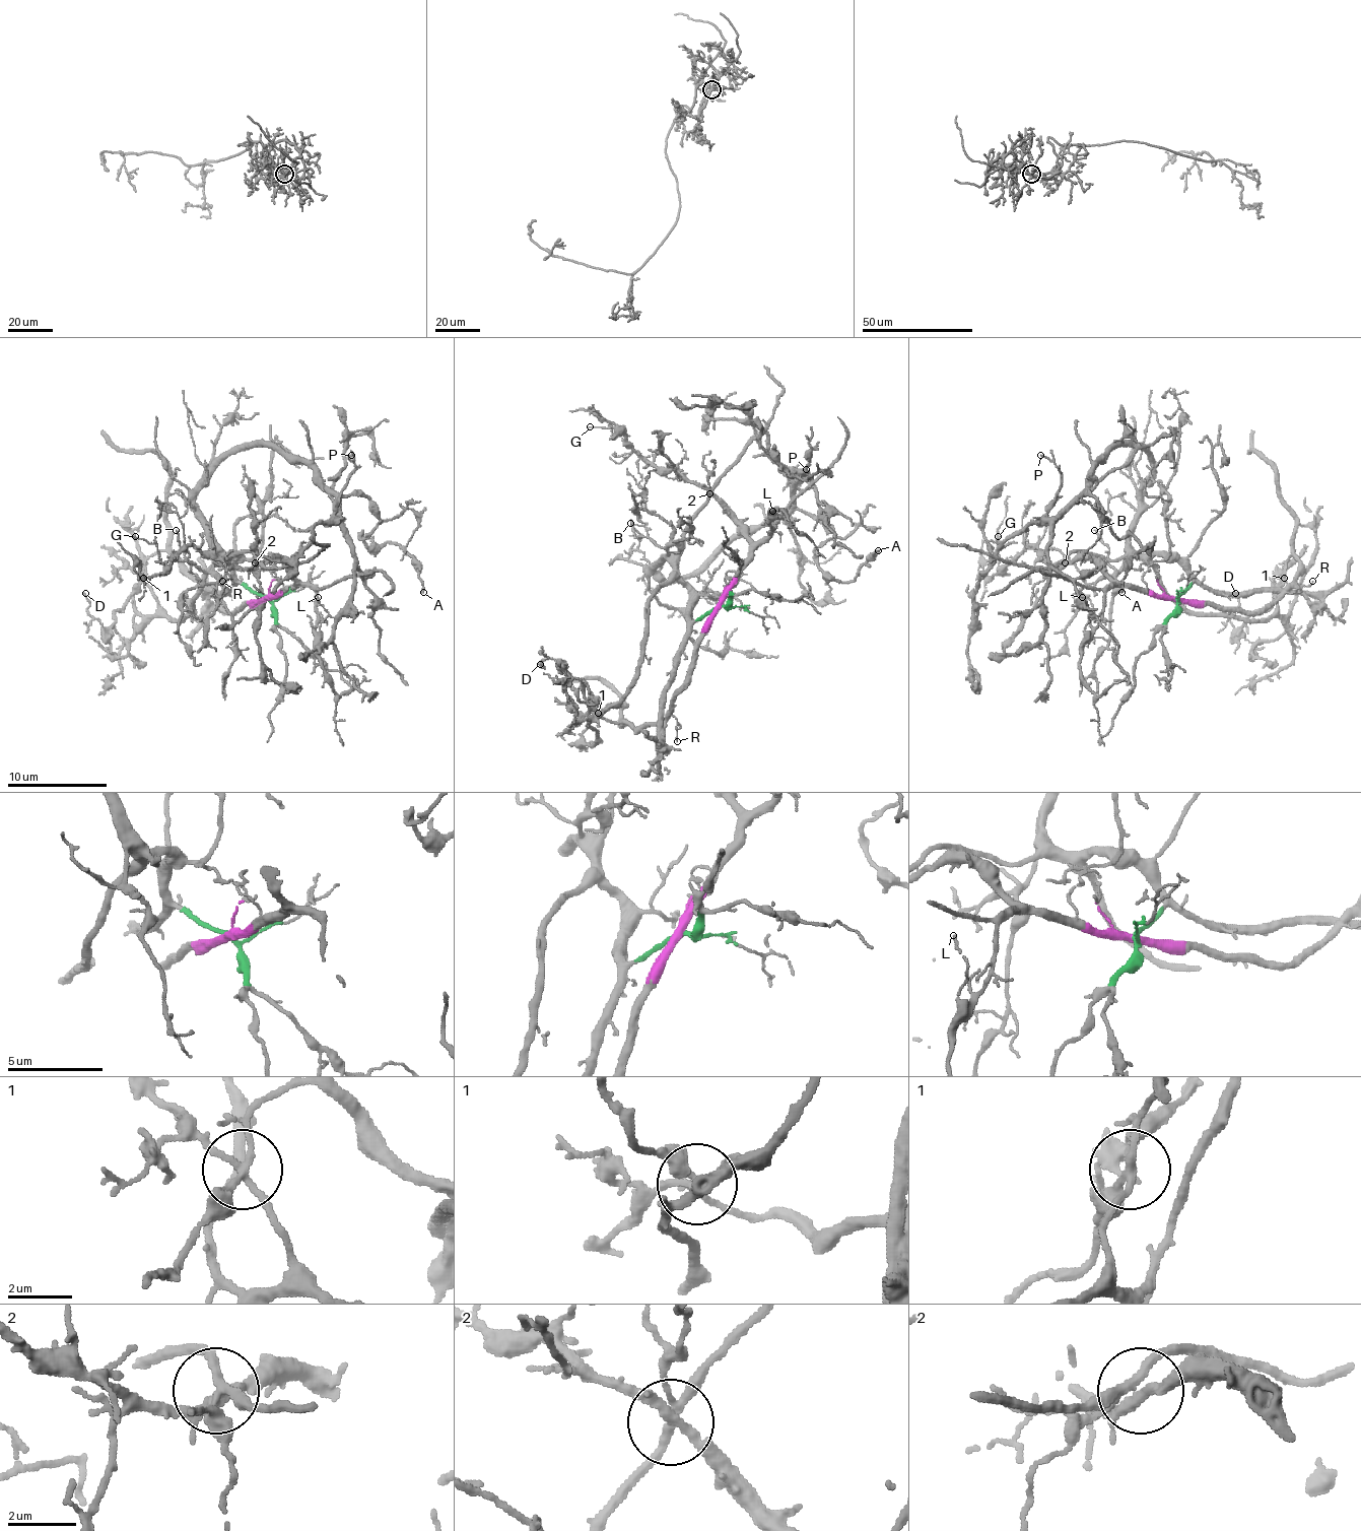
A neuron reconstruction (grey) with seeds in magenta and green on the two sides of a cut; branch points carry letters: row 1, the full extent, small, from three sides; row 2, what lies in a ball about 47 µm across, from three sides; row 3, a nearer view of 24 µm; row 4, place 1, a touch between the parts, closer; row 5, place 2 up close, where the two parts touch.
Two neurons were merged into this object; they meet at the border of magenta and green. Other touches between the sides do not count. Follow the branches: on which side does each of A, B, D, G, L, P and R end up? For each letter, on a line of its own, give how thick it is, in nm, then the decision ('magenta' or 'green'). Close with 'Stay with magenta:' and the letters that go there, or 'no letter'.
A: calibre 140 nm; green
B: calibre 80 nm; green
D: calibre 140 nm; magenta
G: calibre 70 nm; magenta
L: calibre 110 nm; magenta
P: calibre 110 nm; green
R: calibre 110 nm; magenta
Stay with magenta: D, G, L, R

